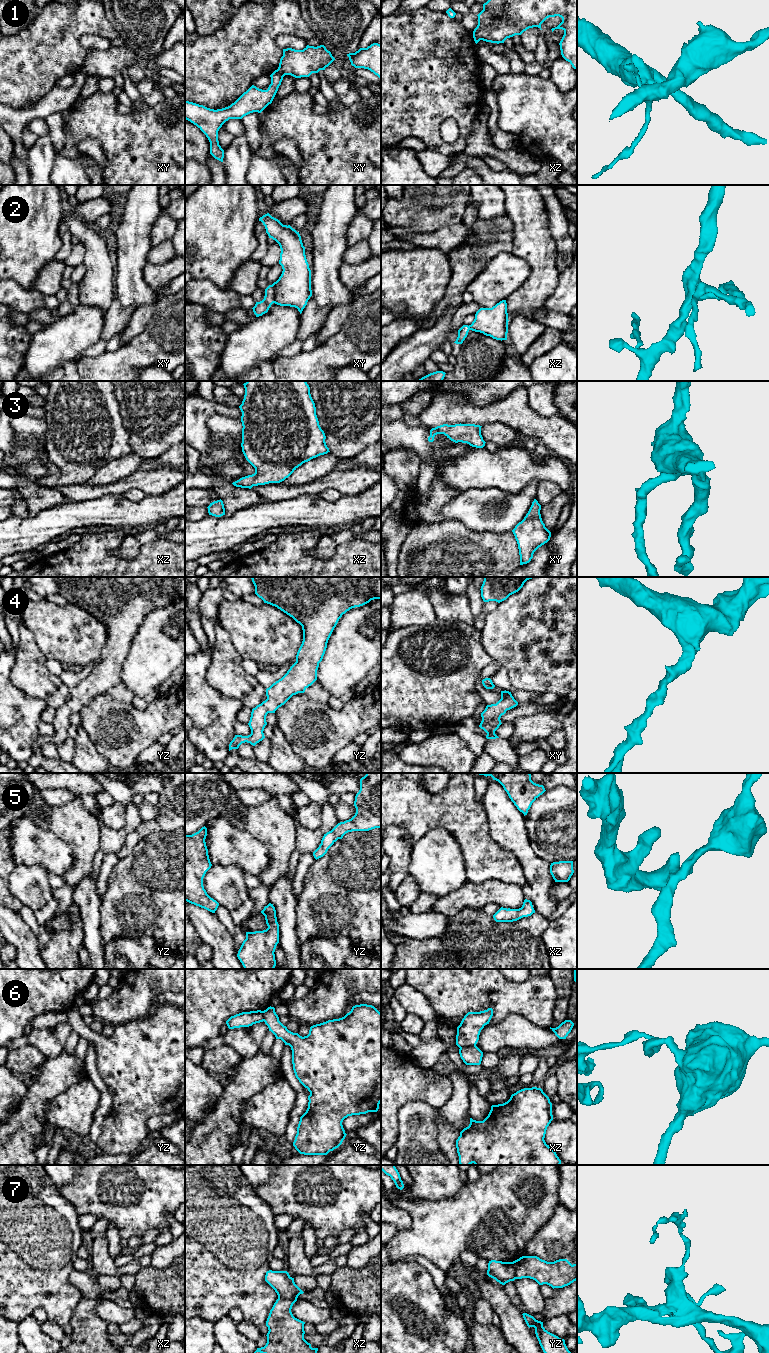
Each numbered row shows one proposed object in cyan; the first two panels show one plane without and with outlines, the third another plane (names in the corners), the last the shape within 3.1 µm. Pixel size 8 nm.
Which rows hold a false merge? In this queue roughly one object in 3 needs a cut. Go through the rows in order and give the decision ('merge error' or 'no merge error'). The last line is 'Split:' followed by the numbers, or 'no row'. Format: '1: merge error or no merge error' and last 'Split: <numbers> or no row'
1: merge error
2: merge error
3: no merge error
4: no merge error
5: no merge error
6: merge error
7: no merge error
Split: 1, 2, 6

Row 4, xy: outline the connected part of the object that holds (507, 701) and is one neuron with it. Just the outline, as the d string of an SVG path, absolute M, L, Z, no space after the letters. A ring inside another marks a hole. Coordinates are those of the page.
M501 691L501 699L496 704L487 705L485 710L481 713L482 721L479 725L487 735L487 739L499 738L495 731L499 728L501 723L501 716L518 705L511 692Z

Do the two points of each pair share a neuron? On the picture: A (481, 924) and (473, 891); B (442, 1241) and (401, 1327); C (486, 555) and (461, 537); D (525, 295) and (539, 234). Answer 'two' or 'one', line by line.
A: two
B: two
C: one
D: one

